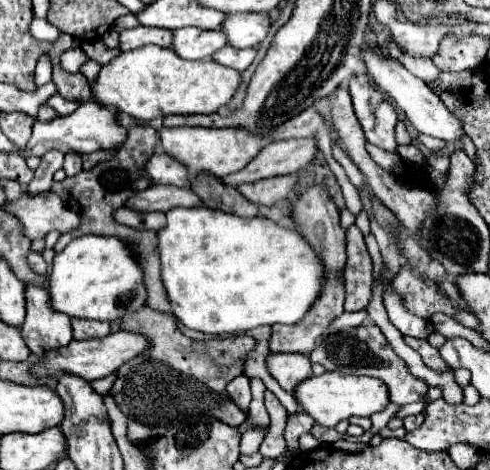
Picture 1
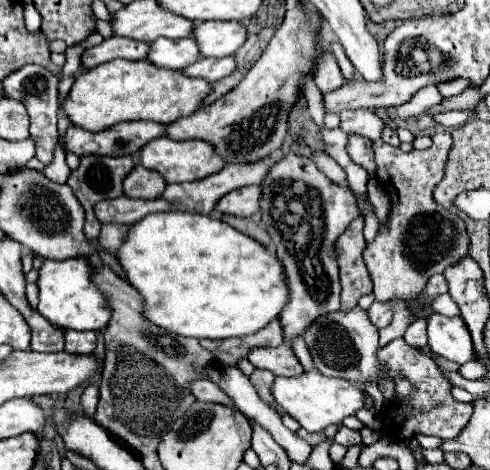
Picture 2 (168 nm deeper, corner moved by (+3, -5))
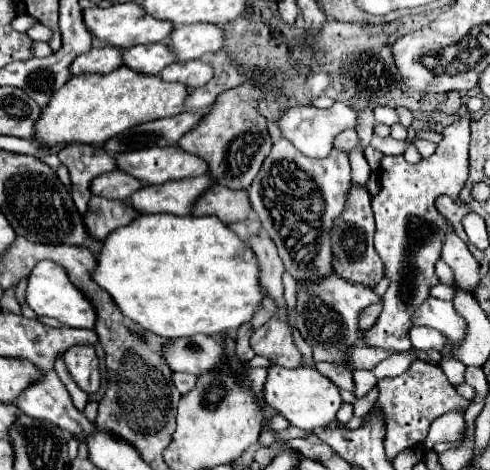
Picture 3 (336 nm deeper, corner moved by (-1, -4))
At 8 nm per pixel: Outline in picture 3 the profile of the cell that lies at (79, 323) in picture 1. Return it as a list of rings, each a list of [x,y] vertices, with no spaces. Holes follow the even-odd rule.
[[[73,345],[65,351],[65,363],[75,383],[85,393],[99,391],[99,359],[93,345]]]

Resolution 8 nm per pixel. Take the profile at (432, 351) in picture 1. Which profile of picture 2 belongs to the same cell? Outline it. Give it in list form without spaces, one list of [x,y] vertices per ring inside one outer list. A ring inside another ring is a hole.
[[[403,338],[389,342],[385,348],[381,348],[377,352],[377,356],[379,356],[381,364],[385,364],[385,368],[389,368],[389,378],[405,376],[415,388],[415,392],[405,402],[399,403],[397,406],[399,409],[389,408],[381,415],[386,426],[393,430],[393,434],[397,438],[409,440],[417,434],[429,434],[429,436],[439,436],[443,440],[451,440],[465,428],[465,424],[469,422],[469,418],[473,414],[473,402],[457,402],[451,396],[451,384],[443,378],[443,374],[439,372],[437,364],[431,358],[427,358],[427,356],[419,354],[417,350],[413,350],[411,346],[407,346]]]

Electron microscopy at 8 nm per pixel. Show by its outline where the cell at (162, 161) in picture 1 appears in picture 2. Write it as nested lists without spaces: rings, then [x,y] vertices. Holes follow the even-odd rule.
[[[137,164],[133,172],[129,172],[129,176],[125,176],[123,180],[123,196],[141,198],[141,200],[157,198],[161,196],[165,186],[167,186],[165,180],[157,172],[147,170],[141,164]]]

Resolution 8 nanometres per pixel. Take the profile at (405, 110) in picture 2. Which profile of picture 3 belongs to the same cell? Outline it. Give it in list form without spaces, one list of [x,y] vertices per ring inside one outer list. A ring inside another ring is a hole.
[[[377,107],[373,113],[375,113],[375,121],[377,123],[393,125],[393,123],[399,121],[399,113],[395,109],[391,109],[391,107]]]

